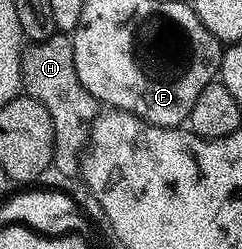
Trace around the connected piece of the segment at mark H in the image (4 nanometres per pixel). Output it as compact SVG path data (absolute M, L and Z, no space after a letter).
M56 31L49 39L28 44L24 48L21 59L21 79L23 80L22 92L28 97L37 99L37 103L41 103L41 107L45 107L45 111L49 111L49 119L53 119L54 172L64 173L67 177L71 177L75 173L76 176L80 172L81 158L91 135L91 124L99 116L101 105L93 95L89 95L89 91L85 91L81 79L77 79L77 67L73 63L73 47L70 36Z

